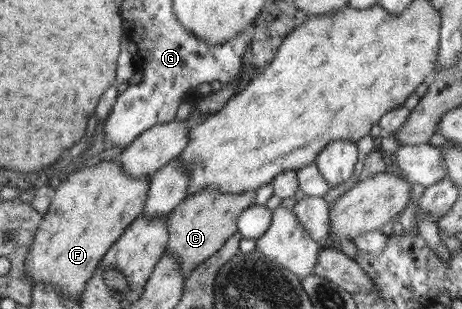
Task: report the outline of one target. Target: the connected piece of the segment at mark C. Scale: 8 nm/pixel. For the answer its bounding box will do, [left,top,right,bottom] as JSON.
[167,189,256,279]

